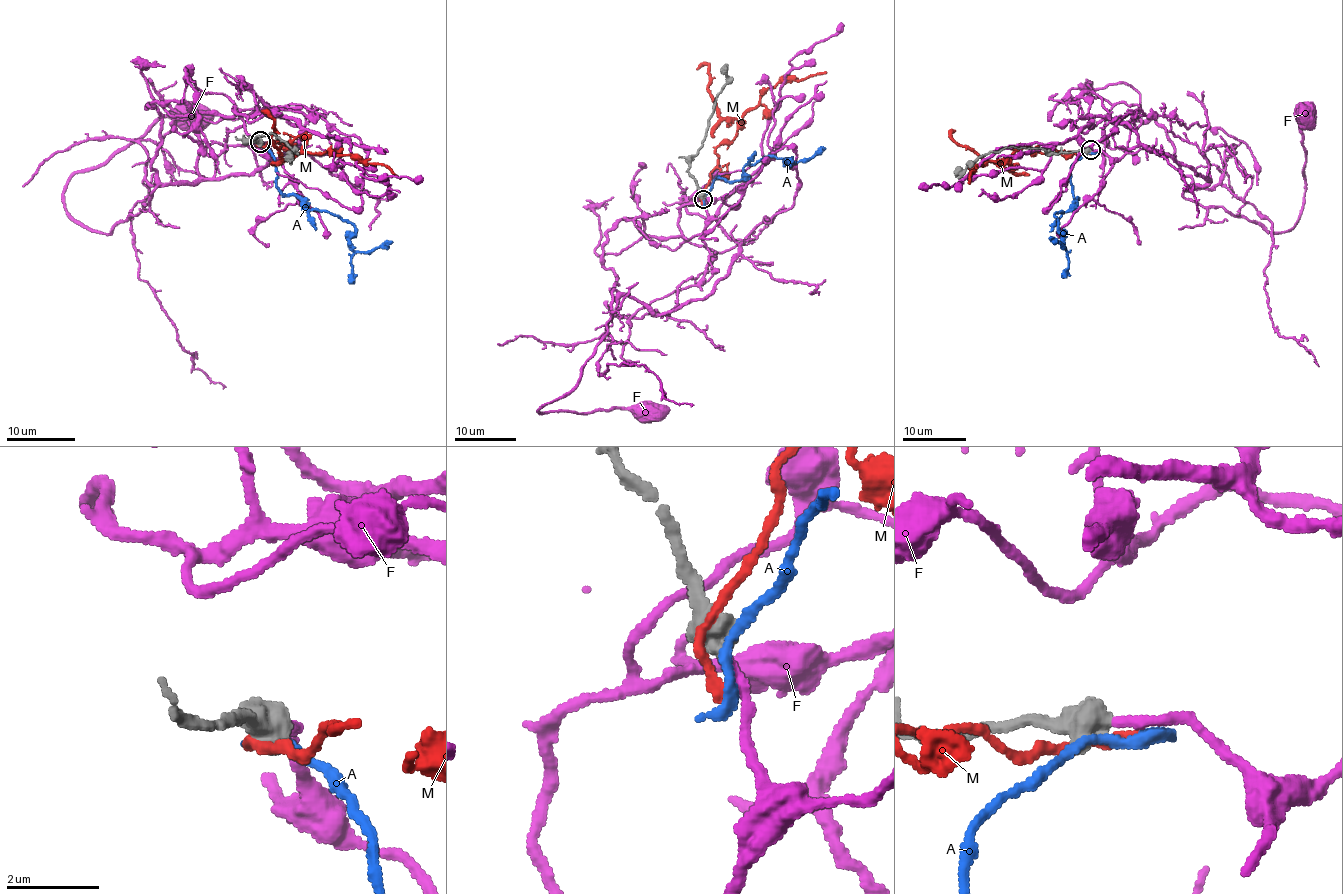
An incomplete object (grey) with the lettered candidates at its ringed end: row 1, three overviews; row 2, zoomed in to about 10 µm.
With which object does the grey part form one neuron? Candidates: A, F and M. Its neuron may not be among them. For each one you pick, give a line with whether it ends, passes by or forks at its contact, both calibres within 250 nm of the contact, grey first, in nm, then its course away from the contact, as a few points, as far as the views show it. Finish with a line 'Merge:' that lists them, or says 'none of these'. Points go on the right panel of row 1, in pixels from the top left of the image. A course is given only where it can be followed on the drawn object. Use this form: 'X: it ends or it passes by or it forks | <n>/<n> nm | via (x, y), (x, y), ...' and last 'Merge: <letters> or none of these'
F: it ends | 750/240 nm | via (1091, 150), (1120, 158), (1133, 118), (1169, 116), (1208, 164), (1185, 197), (1289, 231), (1303, 117)
Merge: F

